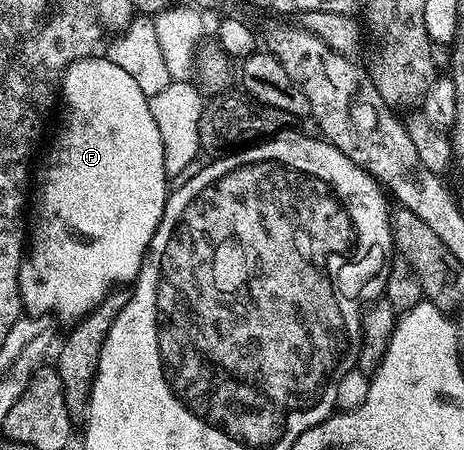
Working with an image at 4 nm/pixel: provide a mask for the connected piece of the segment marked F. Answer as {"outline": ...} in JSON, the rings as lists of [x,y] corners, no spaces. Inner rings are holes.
{"outline":[[[100,54],[87,56],[85,60],[75,60],[64,71],[62,104],[68,107],[68,117],[65,118],[64,129],[61,130],[60,137],[56,140],[56,149],[48,156],[44,177],[41,178],[37,188],[35,185],[36,217],[33,220],[31,217],[30,247],[27,249],[24,259],[20,261],[20,299],[23,307],[29,313],[51,312],[57,317],[78,318],[95,308],[113,286],[122,286],[126,280],[132,282],[139,276],[140,267],[144,265],[144,254],[154,238],[156,227],[164,213],[164,204],[170,195],[170,180],[164,172],[162,138],[159,137],[158,126],[155,125],[154,118],[151,117],[148,99],[149,97],[142,94],[142,90],[138,90],[138,82],[134,82],[134,78],[130,78],[130,74],[126,74],[126,70],[122,70],[122,66],[114,66],[112,60]]]}

